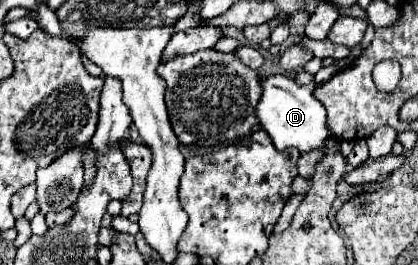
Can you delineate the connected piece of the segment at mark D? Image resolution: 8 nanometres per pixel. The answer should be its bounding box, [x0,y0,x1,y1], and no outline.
[255,64,335,154]

